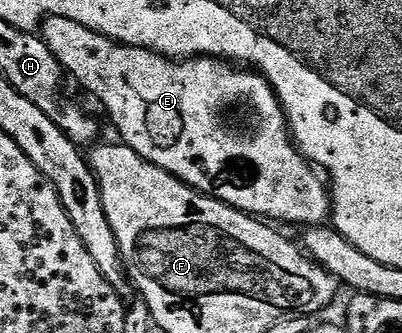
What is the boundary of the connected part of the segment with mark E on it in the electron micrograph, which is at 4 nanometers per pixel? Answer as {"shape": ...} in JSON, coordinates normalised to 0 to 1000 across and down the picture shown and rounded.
{"shape":[[[124,48],[104,75],[104,111],[119,132],[122,150],[139,168],[162,219],[174,222],[221,276],[229,288],[249,297],[254,321],[269,333],[279,372],[301,423],[331,444],[333,453],[358,477],[363,492],[381,492],[403,511],[413,511],[433,535],[450,541],[455,553],[470,553],[490,577],[512,589],[527,589],[555,613],[567,613],[595,637],[614,637],[617,646],[639,655],[664,655],[669,664],[709,661],[716,673],[746,673],[744,679],[796,679],[821,649],[821,565],[801,538],[799,520],[771,489],[766,471],[754,468],[746,447],[736,441],[726,399],[716,381],[716,354],[706,345],[706,321],[697,315],[697,291],[677,267],[667,237],[647,225],[644,213],[619,210],[607,198],[590,198],[585,189],[530,174],[525,168],[493,168],[485,174],[428,177],[398,165],[393,156],[376,156],[361,144],[336,144],[321,132],[296,132],[289,120],[264,114],[214,78],[204,66],[184,66],[174,54],[152,48]]]}

